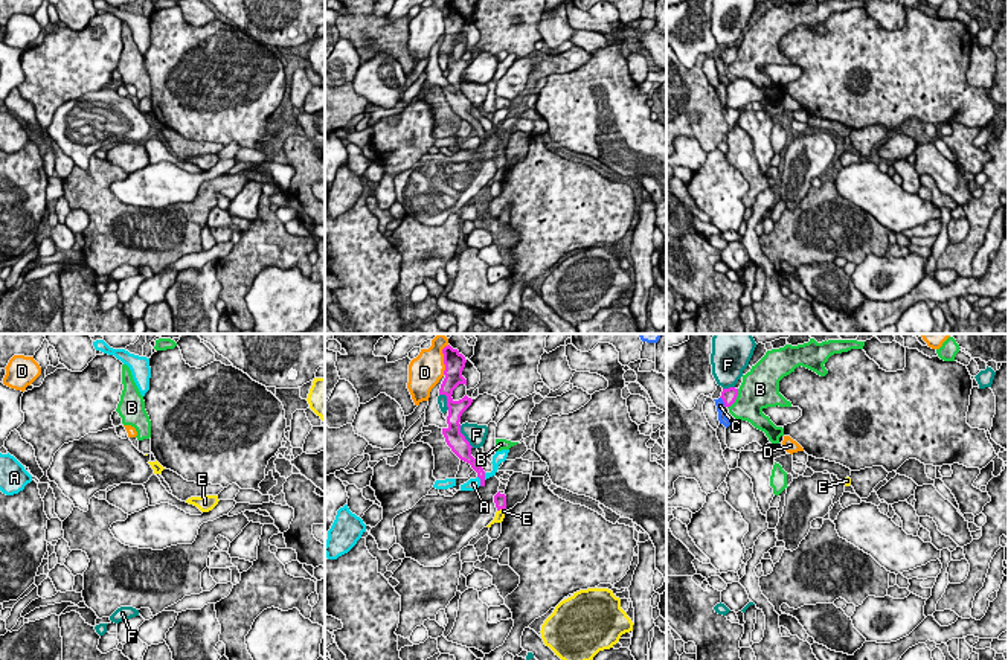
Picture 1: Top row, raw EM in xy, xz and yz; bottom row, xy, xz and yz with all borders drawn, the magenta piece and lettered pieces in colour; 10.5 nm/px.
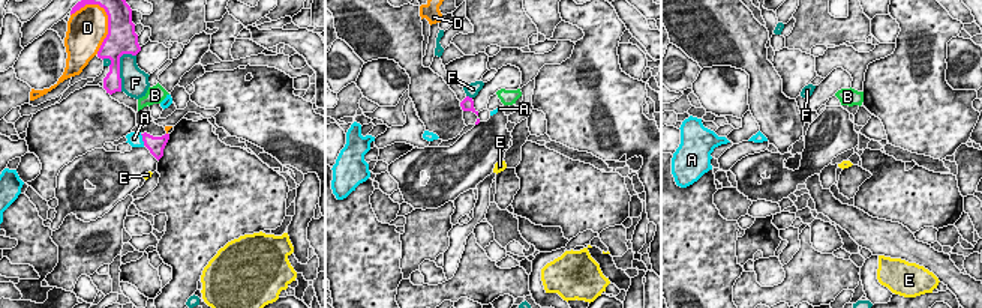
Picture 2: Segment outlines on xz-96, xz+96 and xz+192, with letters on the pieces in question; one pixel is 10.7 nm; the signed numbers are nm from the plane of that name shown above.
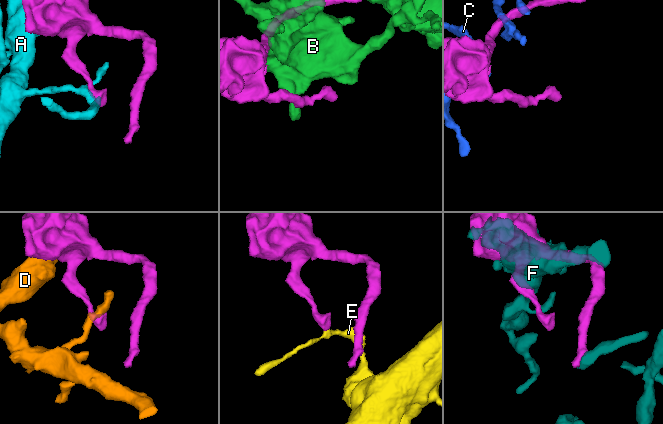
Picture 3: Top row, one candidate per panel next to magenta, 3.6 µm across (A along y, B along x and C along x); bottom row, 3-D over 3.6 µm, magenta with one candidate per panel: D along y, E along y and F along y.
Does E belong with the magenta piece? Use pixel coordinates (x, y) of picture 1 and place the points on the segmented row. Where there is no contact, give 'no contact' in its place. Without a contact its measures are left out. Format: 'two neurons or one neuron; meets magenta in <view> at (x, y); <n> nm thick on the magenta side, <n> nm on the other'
two neurons; meets magenta in xz at (500, 508); 130 nm thick on the magenta side, 100 nm on the other

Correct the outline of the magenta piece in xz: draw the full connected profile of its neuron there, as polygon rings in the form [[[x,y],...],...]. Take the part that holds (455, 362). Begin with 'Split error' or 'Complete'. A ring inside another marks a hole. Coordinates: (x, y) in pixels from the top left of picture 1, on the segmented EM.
Complete. [[[450,344],[442,349],[444,354],[444,381],[439,389],[439,395],[447,396],[447,407],[448,407],[448,416],[447,416],[447,428],[442,428],[442,434],[445,437],[447,445],[451,448],[451,451],[464,462],[470,463],[471,468],[477,473],[477,477],[480,479],[480,486],[485,486],[485,471],[480,466],[480,463],[471,456],[471,445],[465,439],[465,436],[461,433],[461,416],[462,413],[471,405],[473,399],[467,395],[454,401],[451,398],[453,390],[459,384],[467,386],[467,380],[462,376],[462,370],[465,367],[465,357],[457,351],[453,349]]]

